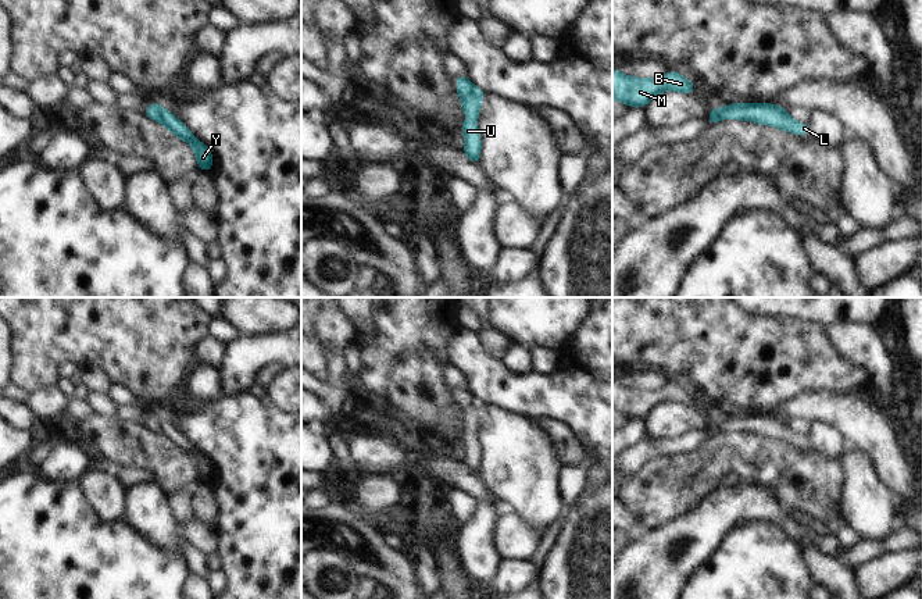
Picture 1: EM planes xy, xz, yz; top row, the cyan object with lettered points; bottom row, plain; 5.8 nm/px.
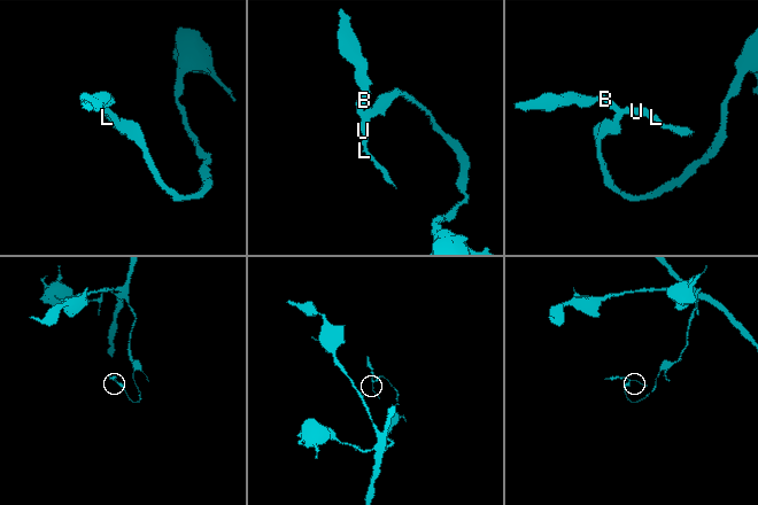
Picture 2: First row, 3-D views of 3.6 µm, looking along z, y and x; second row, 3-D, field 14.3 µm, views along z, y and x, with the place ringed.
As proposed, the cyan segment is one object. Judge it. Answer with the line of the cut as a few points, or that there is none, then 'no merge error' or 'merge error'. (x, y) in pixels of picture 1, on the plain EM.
xz (471, 396), (471, 403), (481, 409) | merge error

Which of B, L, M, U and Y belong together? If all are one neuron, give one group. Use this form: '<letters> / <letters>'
B L M U / Y

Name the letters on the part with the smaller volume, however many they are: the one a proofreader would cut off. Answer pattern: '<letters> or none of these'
B, L, M, U.

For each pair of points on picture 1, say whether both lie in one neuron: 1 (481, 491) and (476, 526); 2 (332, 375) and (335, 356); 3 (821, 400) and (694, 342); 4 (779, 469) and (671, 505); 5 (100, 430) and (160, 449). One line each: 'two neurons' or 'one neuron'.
1: two neurons
2: one neuron
3: two neurons
4: one neuron
5: one neuron

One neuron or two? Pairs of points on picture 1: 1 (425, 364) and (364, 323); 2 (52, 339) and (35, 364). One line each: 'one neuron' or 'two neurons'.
1: two neurons
2: one neuron

